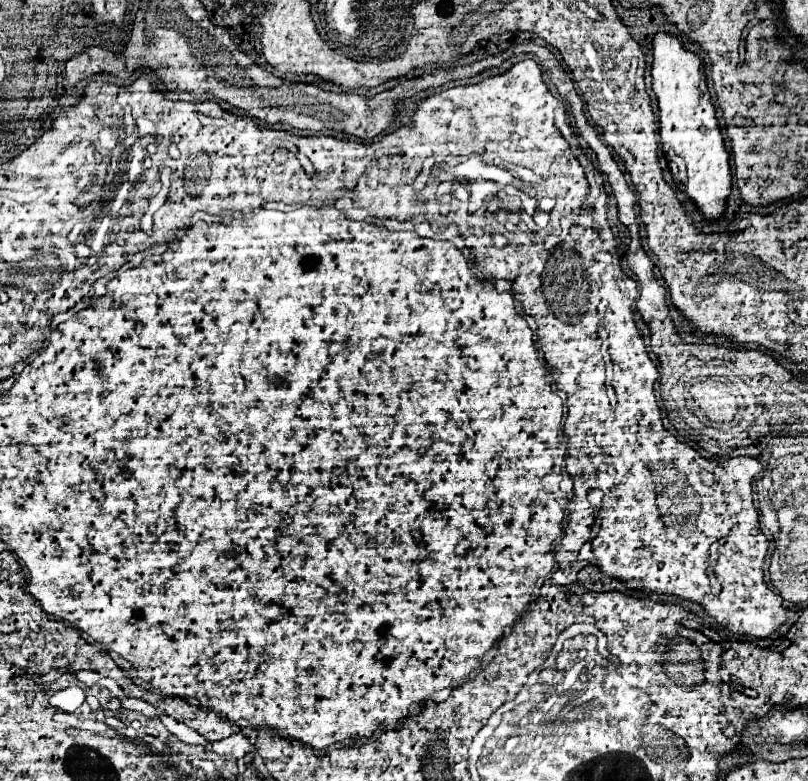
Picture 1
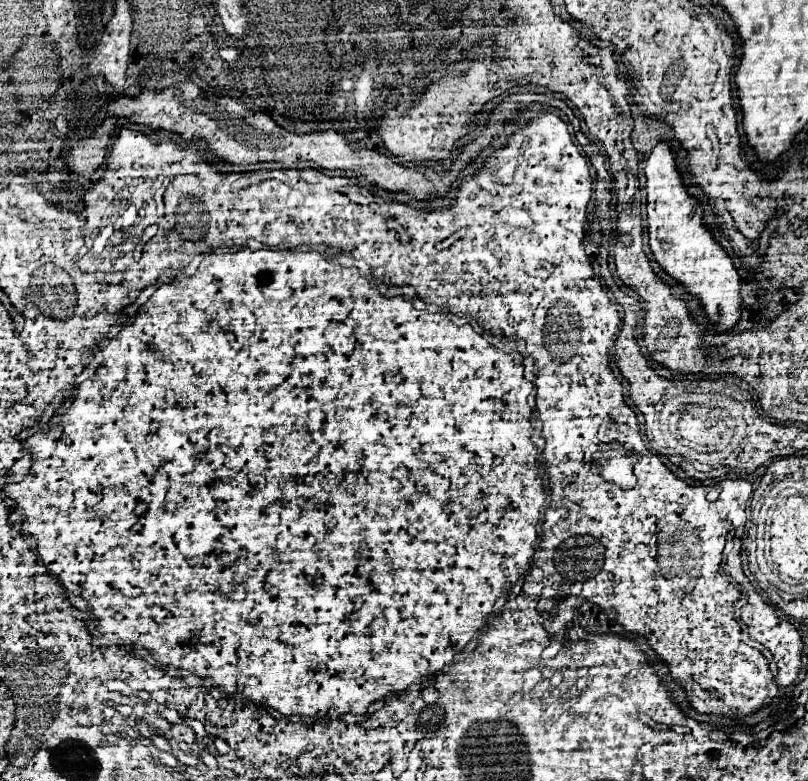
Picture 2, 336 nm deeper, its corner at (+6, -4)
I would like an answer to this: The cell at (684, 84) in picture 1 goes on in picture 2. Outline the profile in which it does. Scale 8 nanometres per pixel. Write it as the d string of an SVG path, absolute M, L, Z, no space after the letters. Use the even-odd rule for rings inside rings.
M660 143L654 147L646 161L646 221L648 221L648 243L650 251L654 255L654 261L676 281L680 283L686 293L700 299L700 305L704 307L706 319L714 325L716 333L730 331L740 321L740 277L738 271L732 265L732 259L726 255L726 251L714 241L712 233L702 225L702 205L696 199L690 199L688 189L682 185L682 177L676 171L676 159L674 153L666 143Z

